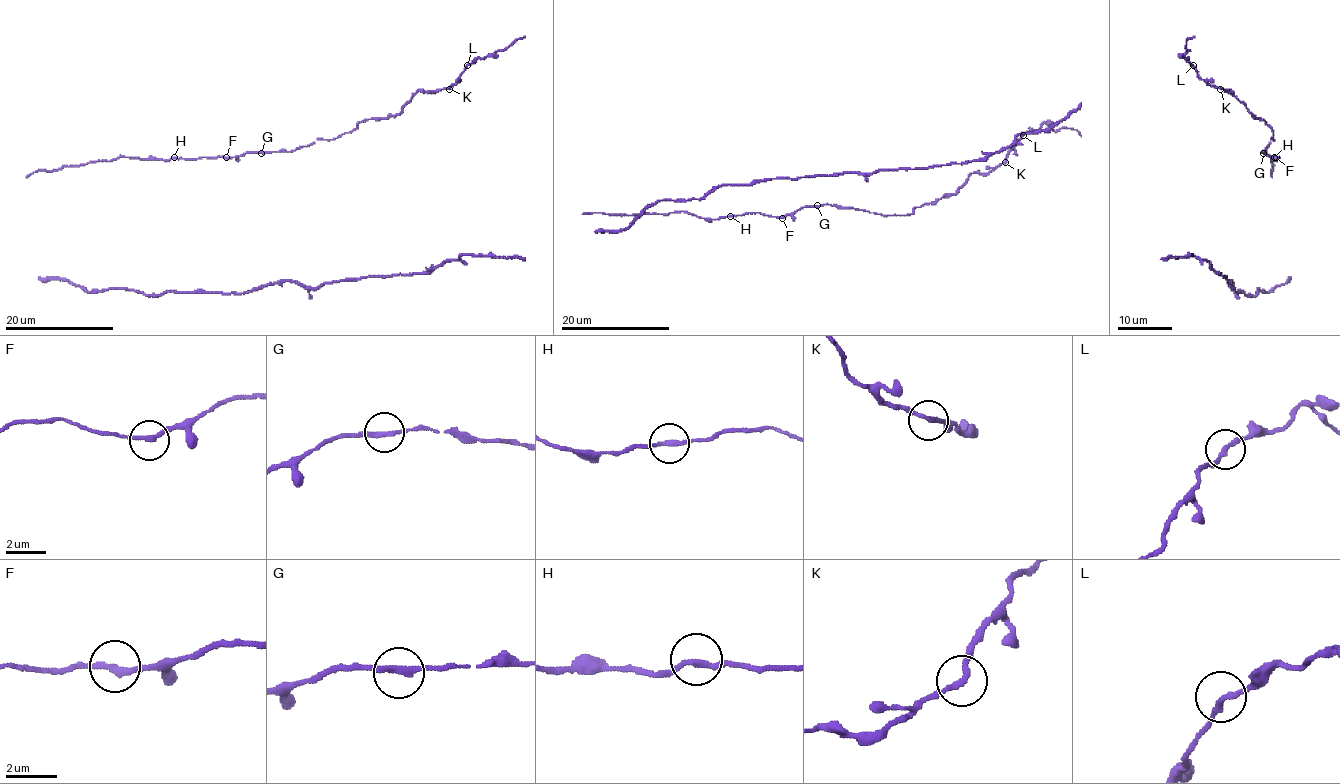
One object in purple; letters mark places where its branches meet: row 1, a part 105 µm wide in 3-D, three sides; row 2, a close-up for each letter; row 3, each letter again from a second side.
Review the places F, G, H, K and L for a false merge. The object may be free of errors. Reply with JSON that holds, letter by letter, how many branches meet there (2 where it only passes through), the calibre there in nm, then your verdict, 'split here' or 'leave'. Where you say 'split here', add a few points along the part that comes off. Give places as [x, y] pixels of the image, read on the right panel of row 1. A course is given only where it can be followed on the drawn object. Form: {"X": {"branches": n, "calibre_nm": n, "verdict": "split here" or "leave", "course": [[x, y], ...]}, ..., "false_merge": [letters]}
{"F": {"branches": 2, "calibre_nm": 240, "verdict": "leave"}, "G": {"branches": 2, "calibre_nm": 220, "verdict": "leave"}, "H": {"branches": 2, "calibre_nm": 220, "verdict": "leave"}, "K": {"branches": 2, "calibre_nm": 200, "verdict": "leave"}, "L": {"branches": 2, "calibre_nm": 200, "verdict": "leave"}, "false_merge": []}

